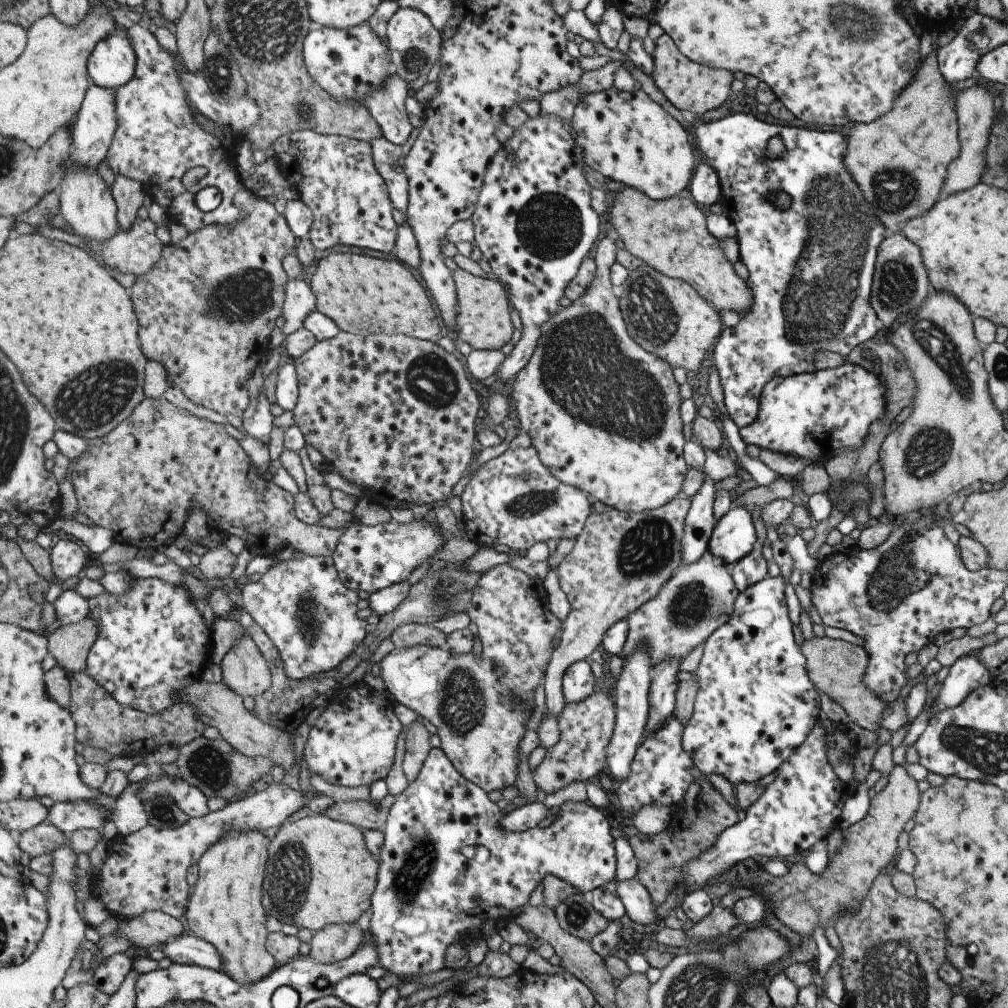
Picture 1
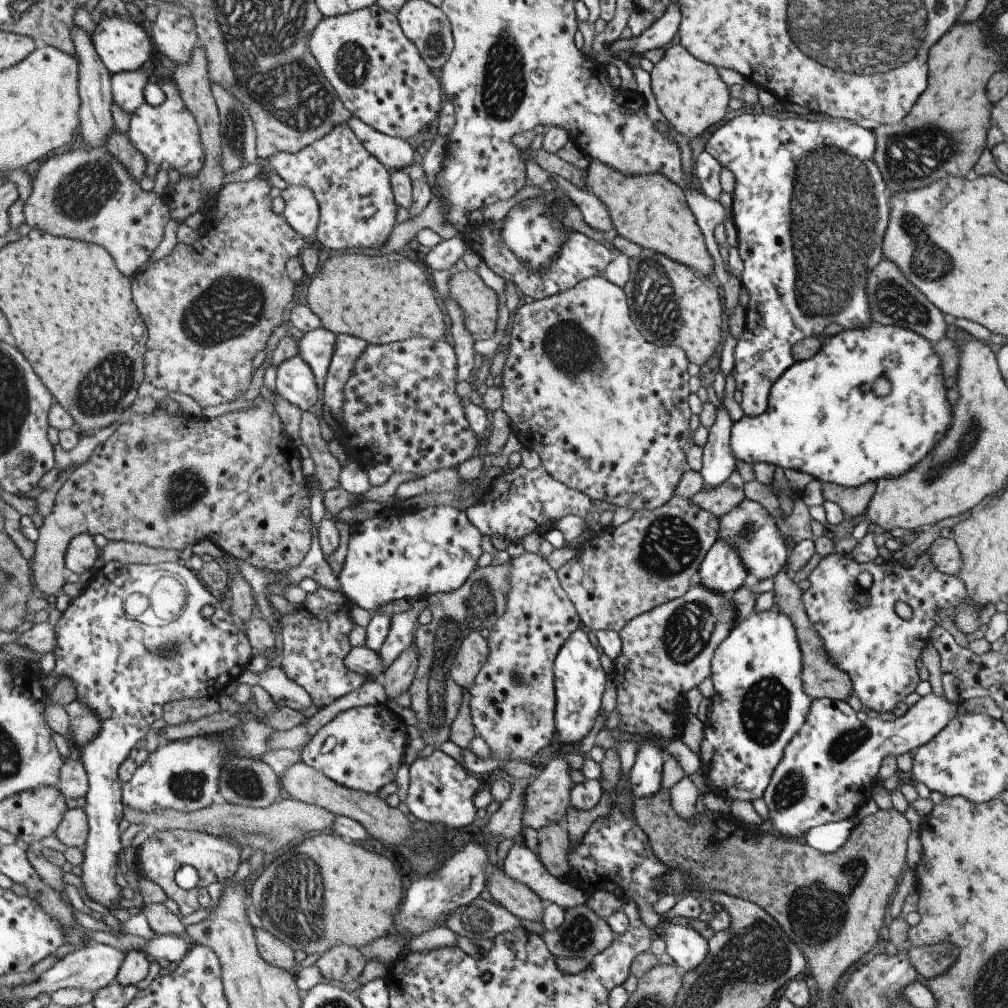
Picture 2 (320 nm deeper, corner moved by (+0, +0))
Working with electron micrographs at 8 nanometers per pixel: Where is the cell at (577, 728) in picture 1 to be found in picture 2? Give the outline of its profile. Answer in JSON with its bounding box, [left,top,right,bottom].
[521,759,571,831]

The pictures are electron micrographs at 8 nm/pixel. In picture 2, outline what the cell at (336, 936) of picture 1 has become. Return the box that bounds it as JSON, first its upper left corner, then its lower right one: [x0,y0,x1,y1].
[317,944,367,984]

